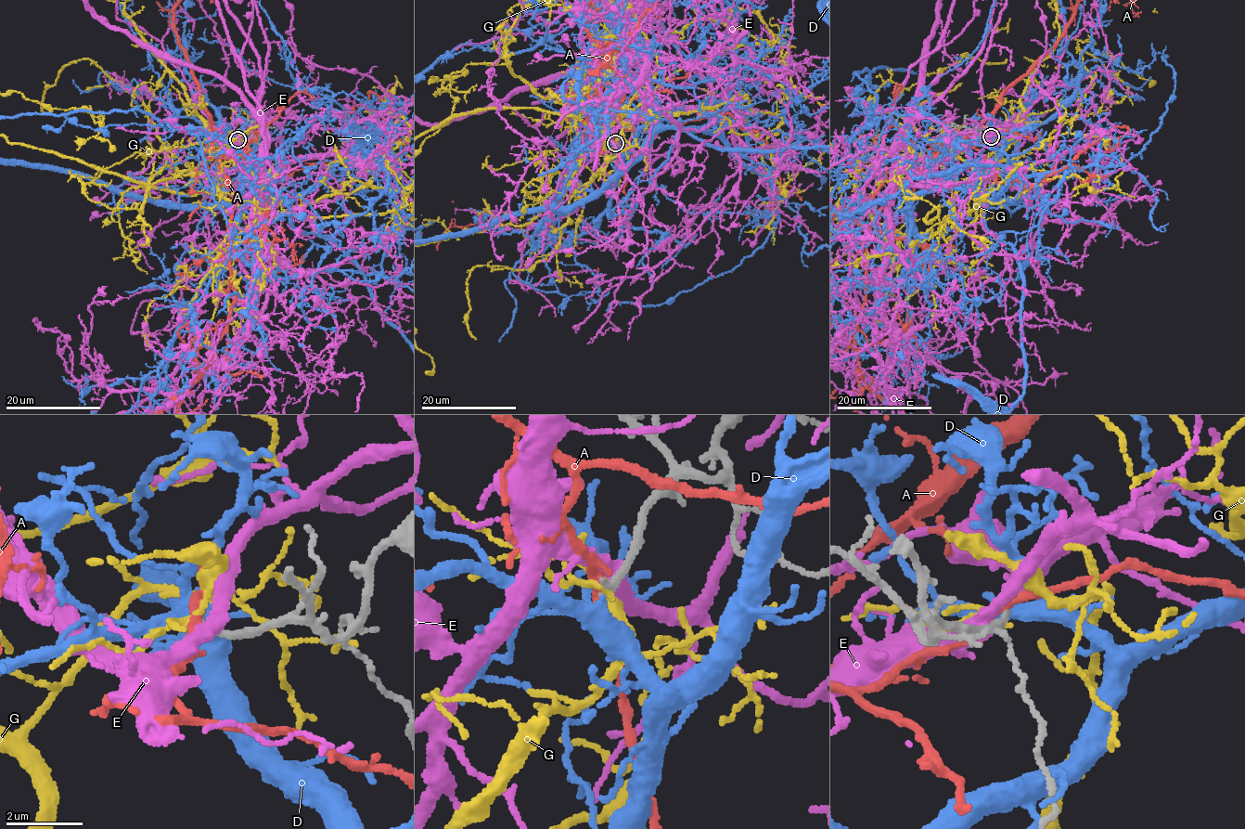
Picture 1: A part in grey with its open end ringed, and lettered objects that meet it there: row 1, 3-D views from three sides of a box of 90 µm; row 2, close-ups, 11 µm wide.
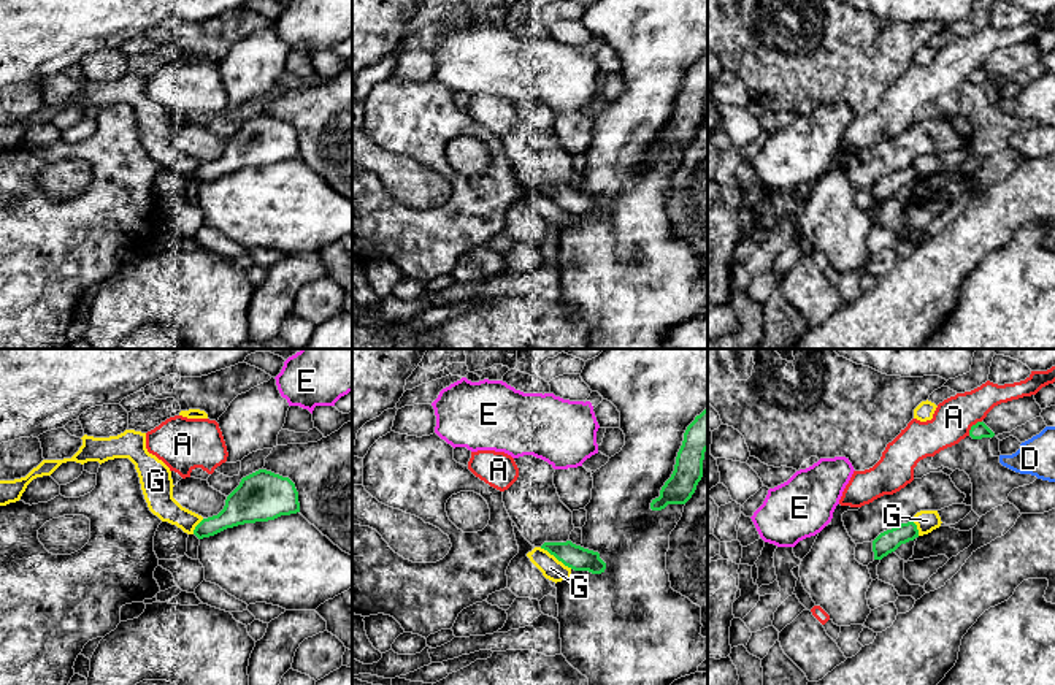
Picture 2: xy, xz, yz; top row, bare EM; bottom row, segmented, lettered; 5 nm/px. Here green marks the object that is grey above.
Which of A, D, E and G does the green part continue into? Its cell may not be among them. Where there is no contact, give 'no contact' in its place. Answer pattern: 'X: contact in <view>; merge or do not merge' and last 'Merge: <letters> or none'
A: contact in yz; do not merge
D: no contact; merge
E: no contact; do not merge
G: contact in xz; do not merge
Merge: D

